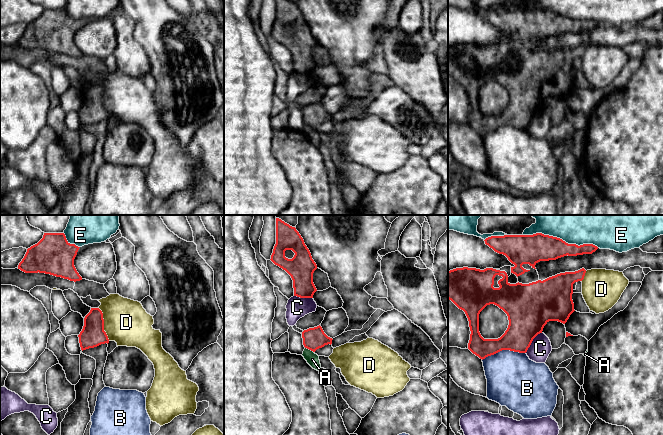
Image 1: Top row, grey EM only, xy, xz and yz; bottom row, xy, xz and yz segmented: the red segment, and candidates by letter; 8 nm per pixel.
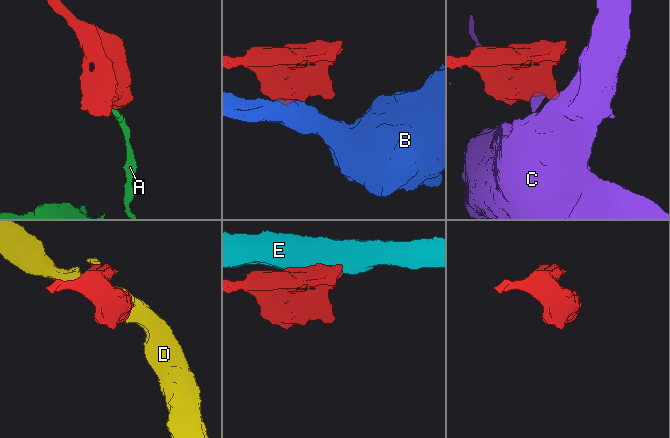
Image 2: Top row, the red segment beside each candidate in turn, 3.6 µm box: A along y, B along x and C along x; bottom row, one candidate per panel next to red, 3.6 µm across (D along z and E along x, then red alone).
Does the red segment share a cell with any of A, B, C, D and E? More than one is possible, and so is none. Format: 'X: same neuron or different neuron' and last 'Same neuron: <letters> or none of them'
A: different neuron
B: different neuron
C: different neuron
D: different neuron
E: different neuron
Same neuron: none of them

